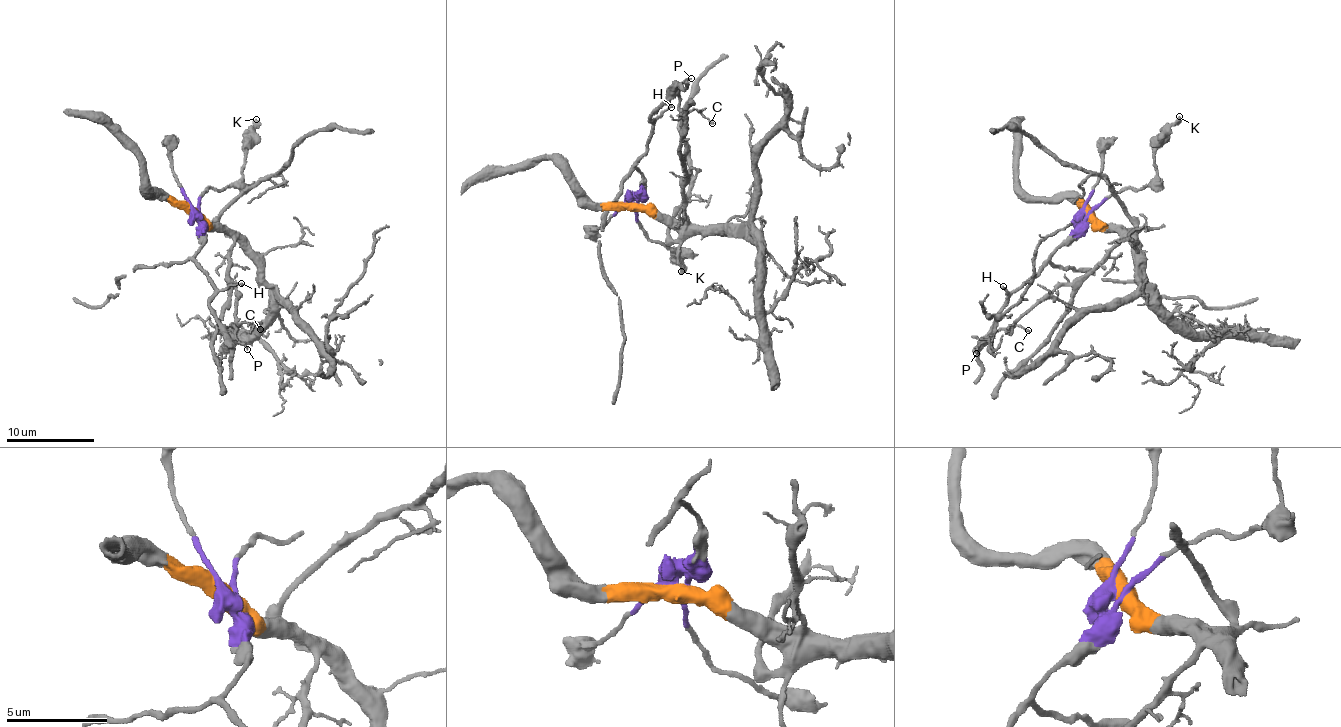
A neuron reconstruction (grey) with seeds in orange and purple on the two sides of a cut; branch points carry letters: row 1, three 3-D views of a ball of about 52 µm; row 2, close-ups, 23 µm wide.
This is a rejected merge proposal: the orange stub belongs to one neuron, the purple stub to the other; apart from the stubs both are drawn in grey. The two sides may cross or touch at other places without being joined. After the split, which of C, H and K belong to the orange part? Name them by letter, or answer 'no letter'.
C

